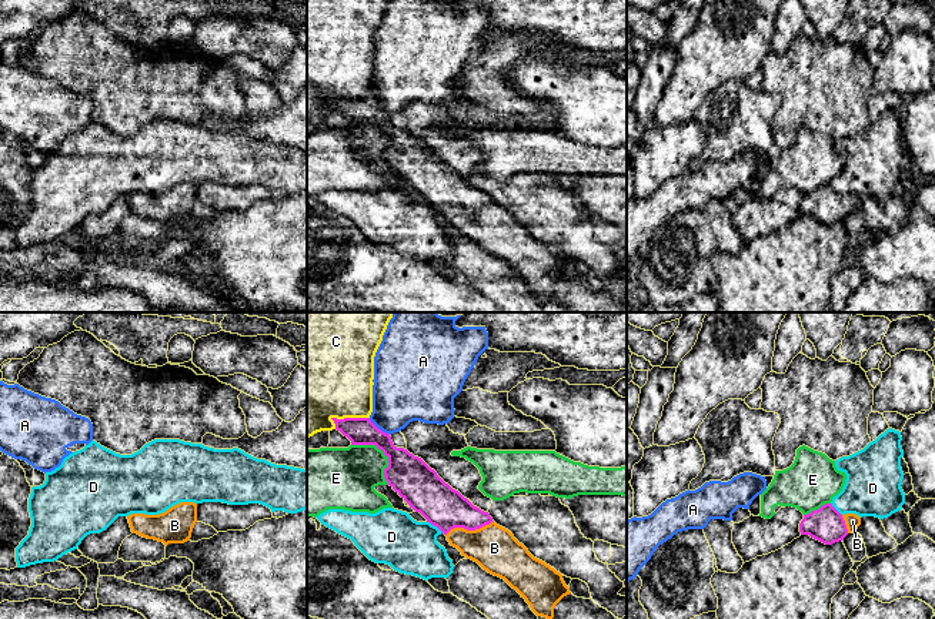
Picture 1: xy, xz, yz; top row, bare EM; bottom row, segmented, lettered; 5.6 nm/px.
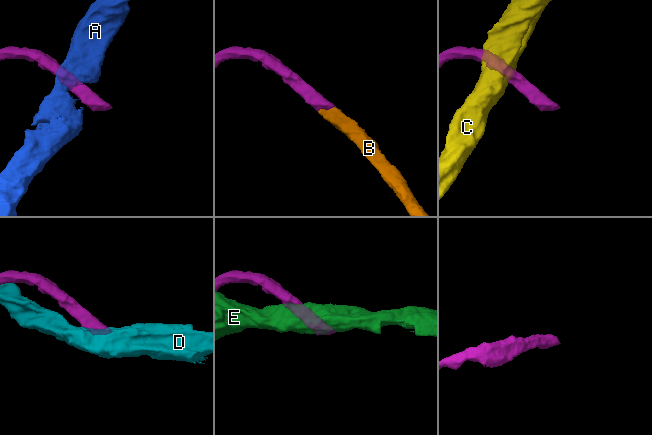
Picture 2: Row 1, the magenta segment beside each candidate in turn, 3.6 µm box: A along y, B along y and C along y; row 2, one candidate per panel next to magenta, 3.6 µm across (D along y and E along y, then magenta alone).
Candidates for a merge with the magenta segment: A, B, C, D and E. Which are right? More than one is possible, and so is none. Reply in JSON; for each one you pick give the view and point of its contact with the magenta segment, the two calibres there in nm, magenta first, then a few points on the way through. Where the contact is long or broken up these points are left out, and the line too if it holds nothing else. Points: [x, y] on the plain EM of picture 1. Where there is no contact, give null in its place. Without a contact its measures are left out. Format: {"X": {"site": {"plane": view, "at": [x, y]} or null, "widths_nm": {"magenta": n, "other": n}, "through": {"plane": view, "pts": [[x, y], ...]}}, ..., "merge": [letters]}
{"B": {"site": {"plane": "xz", "at": [468, 210]}, "widths_nm": {"magenta": 240, "other": 260}, "through": {"plane": "xz", "pts": [[443, 187], [468, 210], [494, 228]]}}, "merge": ["B"]}

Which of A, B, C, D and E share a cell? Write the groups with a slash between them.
A / B / C / D / E

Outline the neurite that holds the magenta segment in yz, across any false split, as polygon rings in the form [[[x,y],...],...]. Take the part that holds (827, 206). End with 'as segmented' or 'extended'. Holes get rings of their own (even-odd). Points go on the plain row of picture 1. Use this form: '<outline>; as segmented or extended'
[[[825,184],[819,190],[804,195],[799,204],[799,213],[825,225],[832,225],[844,221],[848,214],[855,214],[859,205],[861,198],[858,195],[841,195],[832,184]]]; extended

